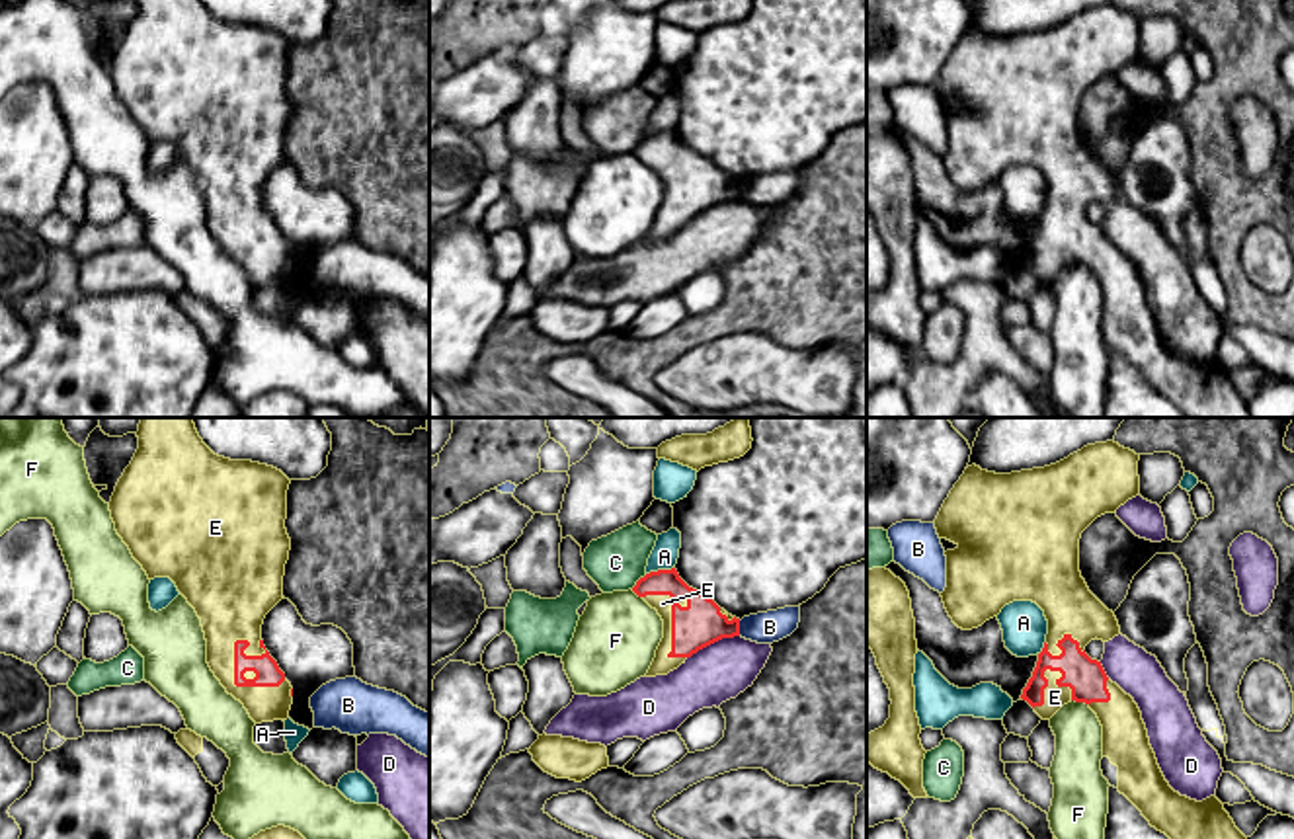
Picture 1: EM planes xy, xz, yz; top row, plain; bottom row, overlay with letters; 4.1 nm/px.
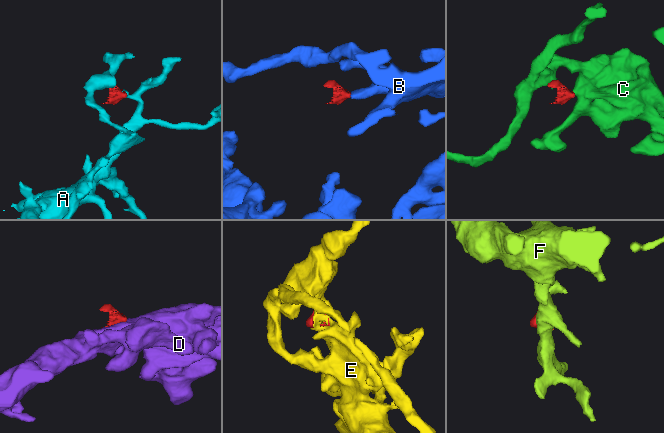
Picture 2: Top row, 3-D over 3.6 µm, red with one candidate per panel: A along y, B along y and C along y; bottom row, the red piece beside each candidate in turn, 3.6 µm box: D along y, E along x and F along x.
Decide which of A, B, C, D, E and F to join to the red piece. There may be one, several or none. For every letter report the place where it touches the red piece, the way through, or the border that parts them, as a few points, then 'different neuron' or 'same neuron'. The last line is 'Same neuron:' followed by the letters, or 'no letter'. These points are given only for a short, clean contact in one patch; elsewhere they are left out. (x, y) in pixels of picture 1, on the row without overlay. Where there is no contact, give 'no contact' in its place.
A: contact xz (660, 133); border xz (674, 129), (646, 137); different neuron
B: contact xz (738, 192); different neuron
C: contact xz (639, 143); border xz (646, 137), (631, 151); different neuron
D: contact xz (713, 205); border xz (738, 198), (719, 201), (687, 221); different neuron
E: contact xy (241, 248); same neuron
F: contact yz (1080, 264); different neuron
Same neuron: E

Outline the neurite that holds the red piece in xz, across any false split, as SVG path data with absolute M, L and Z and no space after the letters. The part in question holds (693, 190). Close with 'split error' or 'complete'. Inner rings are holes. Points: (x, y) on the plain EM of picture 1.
M675 131L646 137L632 154L664 183L664 201L646 240L667 238L699 213L740 199L740 181L689 150Z; split error

